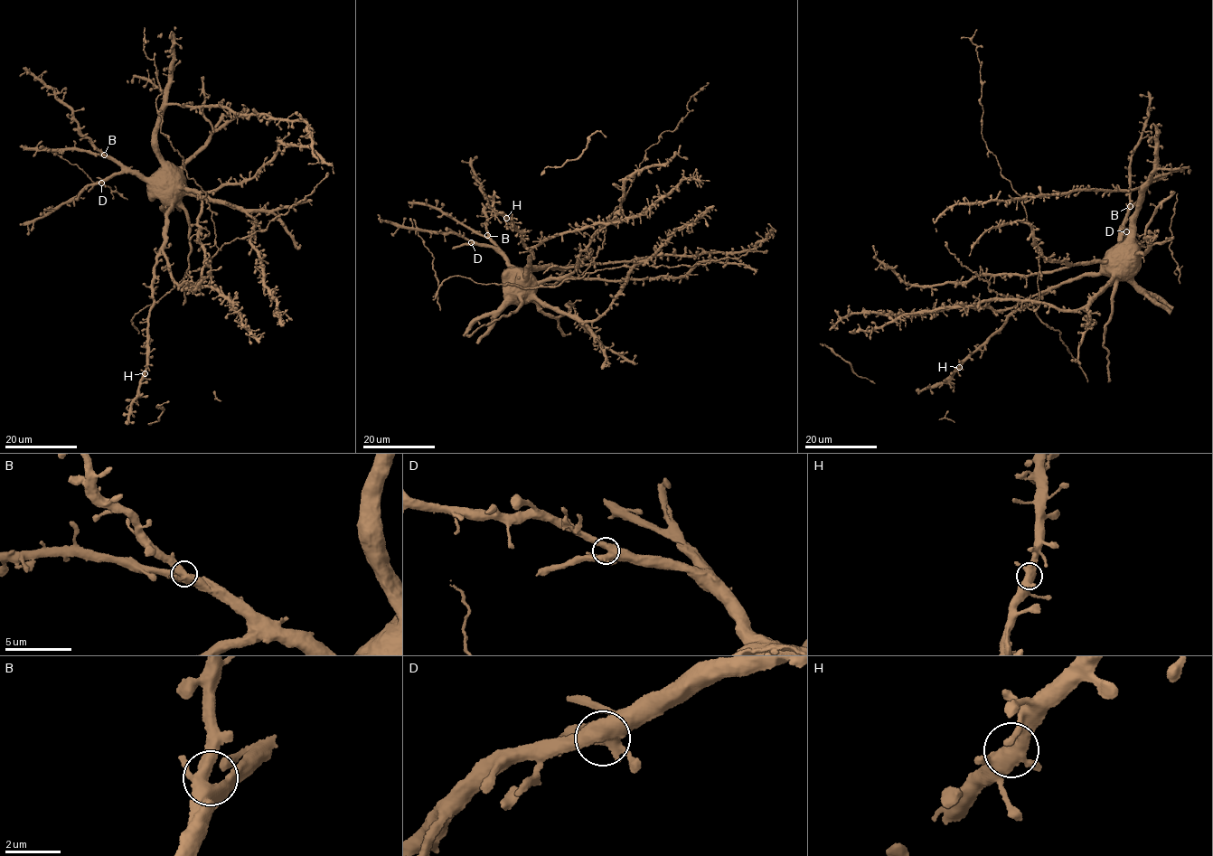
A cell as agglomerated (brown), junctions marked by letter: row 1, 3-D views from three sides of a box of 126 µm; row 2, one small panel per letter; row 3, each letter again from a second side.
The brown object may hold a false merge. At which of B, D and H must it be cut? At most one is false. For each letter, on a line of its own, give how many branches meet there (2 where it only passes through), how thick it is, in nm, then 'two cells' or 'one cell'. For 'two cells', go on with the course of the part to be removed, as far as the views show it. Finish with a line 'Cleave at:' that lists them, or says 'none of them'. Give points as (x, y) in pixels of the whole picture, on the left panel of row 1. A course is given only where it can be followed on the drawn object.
B: 4 | 460 nm | one cell
D: 5 | 500 nm | one cell
H: 5 | 500 nm | one cell
Cleave at: none of them

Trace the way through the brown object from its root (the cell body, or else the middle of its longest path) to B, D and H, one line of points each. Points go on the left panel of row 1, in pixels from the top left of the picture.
B: (166, 183), (117, 164), (104, 155)
D: (166, 183), (126, 171), (115, 173), (101, 183)
H: (166, 183), (171, 206), (165, 212), (164, 239), (153, 267), (154, 303), (147, 320), (148, 353), (145, 373)

